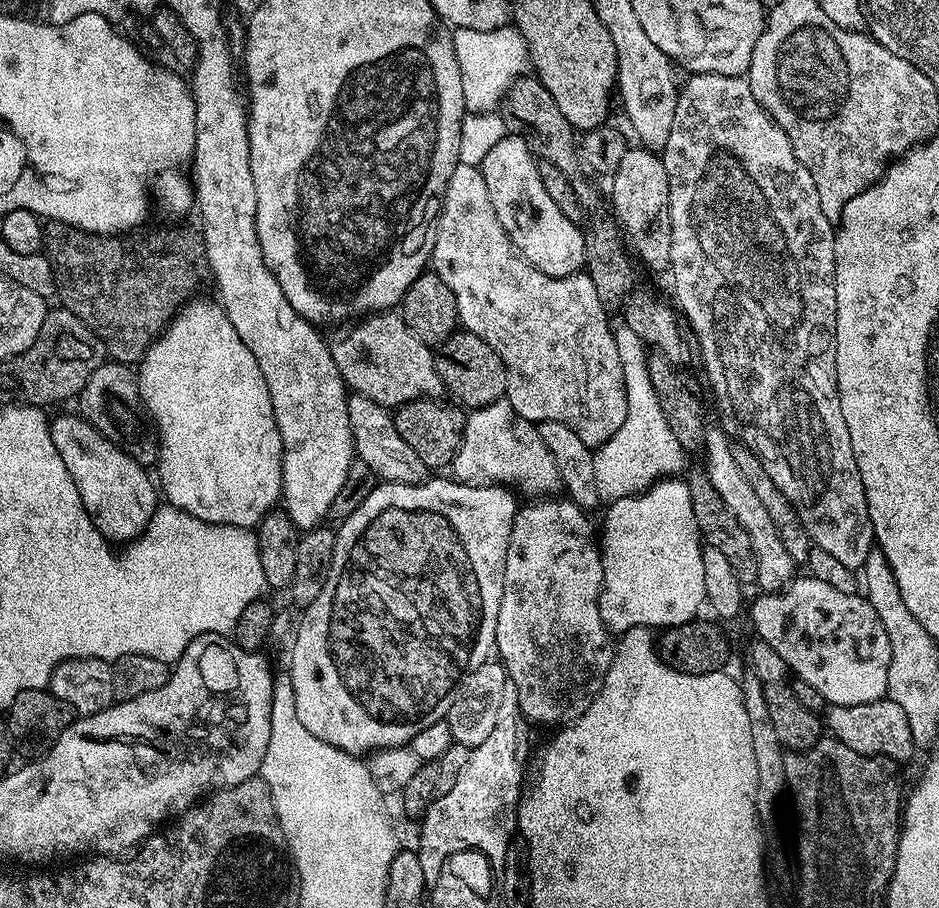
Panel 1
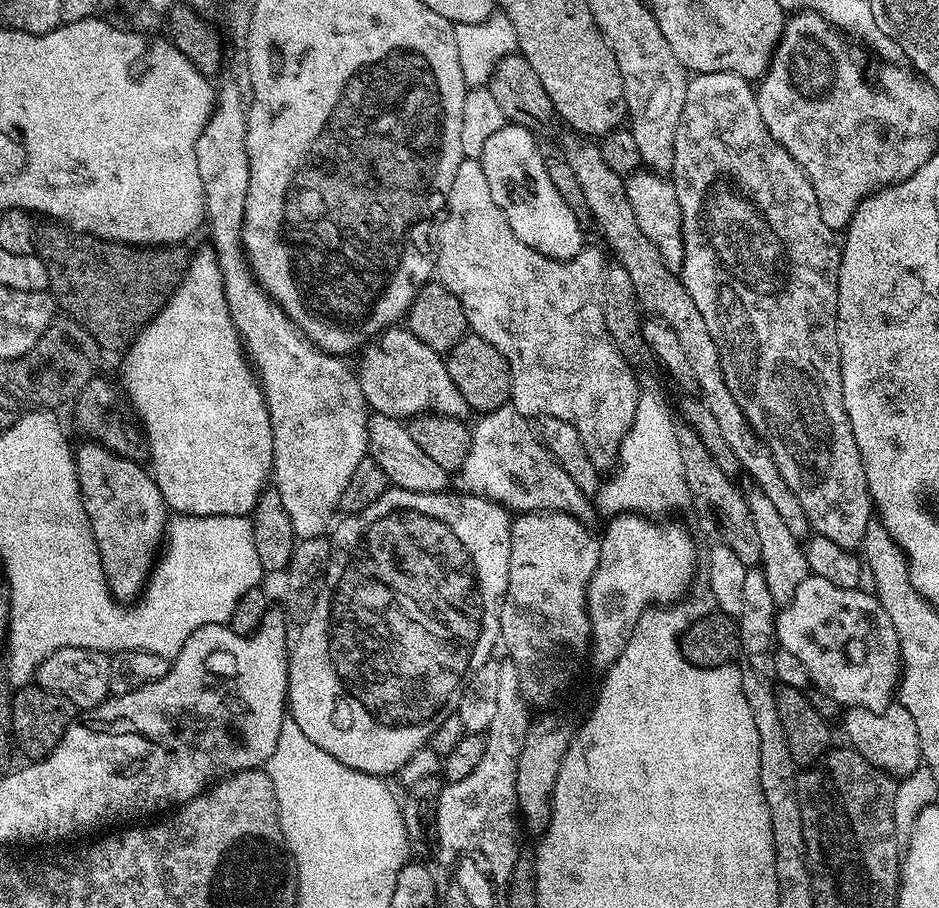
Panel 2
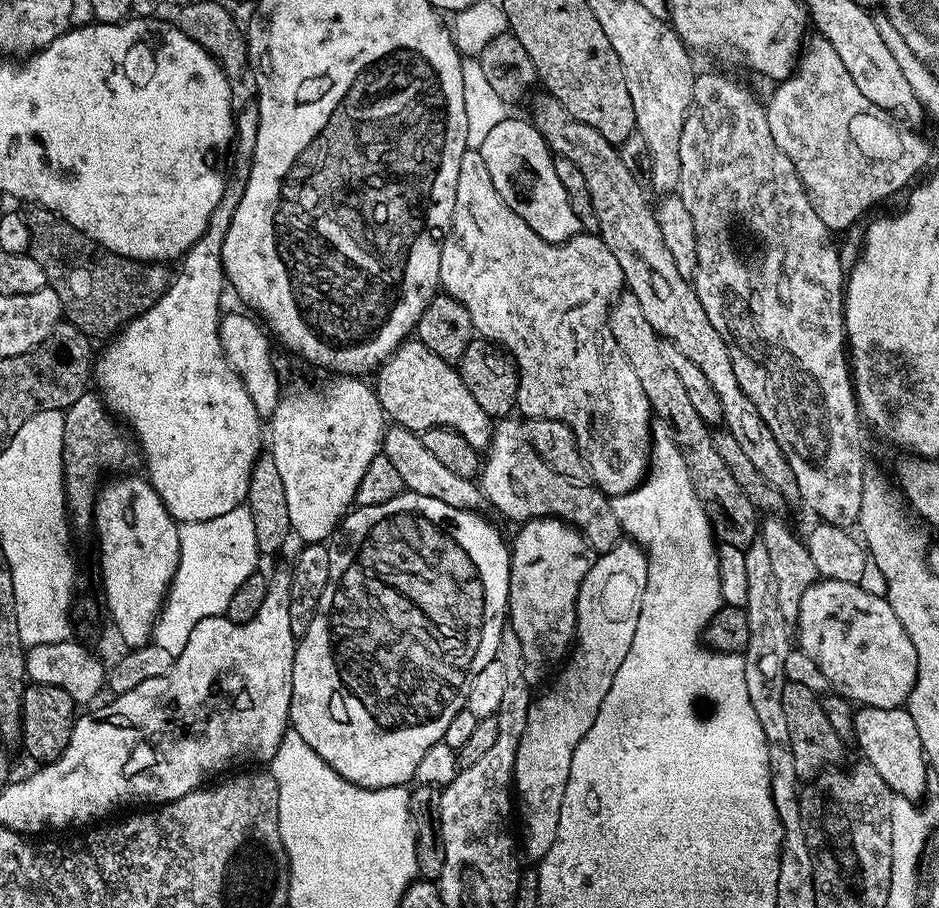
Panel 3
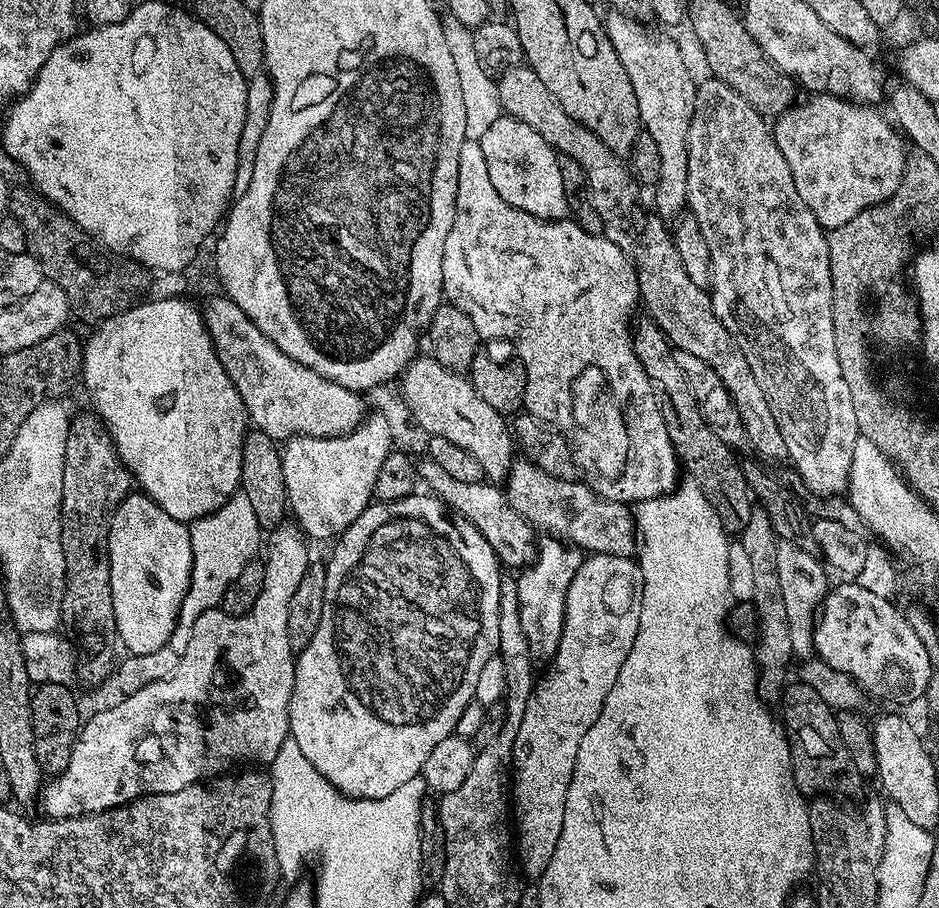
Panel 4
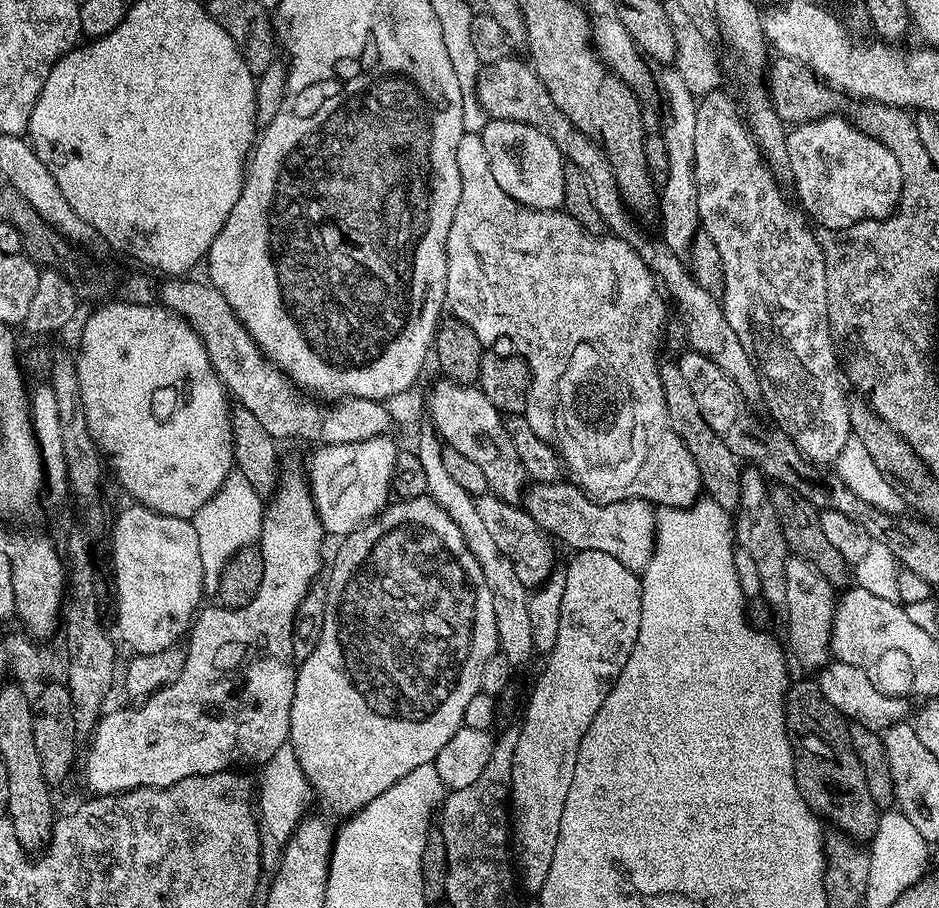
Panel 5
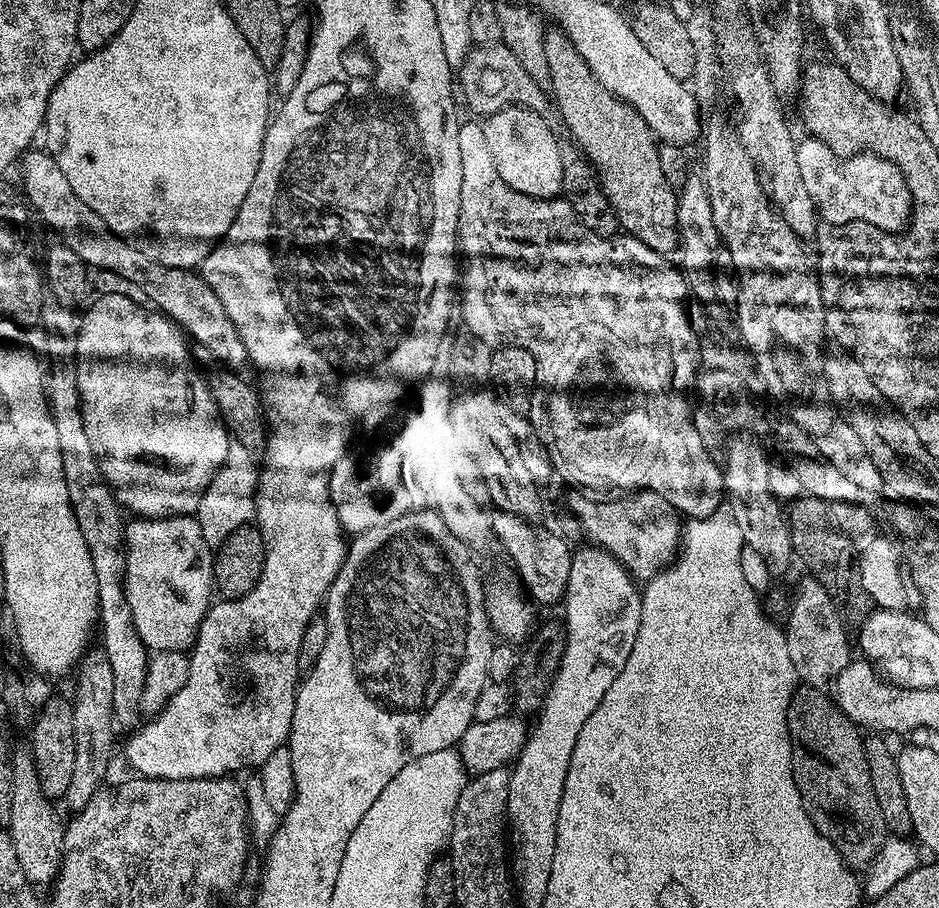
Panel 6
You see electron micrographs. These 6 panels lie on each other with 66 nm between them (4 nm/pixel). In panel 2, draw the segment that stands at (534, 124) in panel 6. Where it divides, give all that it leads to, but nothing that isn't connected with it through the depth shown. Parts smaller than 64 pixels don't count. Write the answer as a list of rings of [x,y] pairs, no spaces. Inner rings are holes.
[[[505,122],[502,130],[486,141],[478,159],[490,186],[490,198],[494,198],[516,237],[538,250],[538,254],[552,260],[569,260],[585,247],[586,232],[580,227],[578,218],[574,218],[574,210],[562,202],[562,194],[554,190],[554,182],[550,182],[550,176],[546,174],[545,153],[540,153],[532,136],[535,136],[533,129]]]

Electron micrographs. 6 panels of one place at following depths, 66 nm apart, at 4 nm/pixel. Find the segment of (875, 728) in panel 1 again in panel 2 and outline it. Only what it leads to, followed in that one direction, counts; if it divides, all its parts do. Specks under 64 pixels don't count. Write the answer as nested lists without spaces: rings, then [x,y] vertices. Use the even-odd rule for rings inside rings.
[[[899,702],[888,705],[886,710],[875,712],[865,708],[850,708],[843,713],[844,736],[847,743],[866,762],[878,766],[893,778],[908,778],[916,767],[921,767],[920,743],[918,730],[914,727],[914,718],[910,718],[910,710],[903,708]]]

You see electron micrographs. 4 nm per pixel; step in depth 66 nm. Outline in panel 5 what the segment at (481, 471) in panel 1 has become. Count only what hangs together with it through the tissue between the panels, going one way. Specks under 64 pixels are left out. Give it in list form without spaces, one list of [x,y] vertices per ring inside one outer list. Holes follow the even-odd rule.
[[[533,483],[524,493],[522,506],[542,526],[549,536],[569,544],[576,552],[602,550],[610,558],[618,558],[626,570],[643,574],[652,561],[652,549],[656,539],[656,517],[653,505],[647,500],[593,500],[575,483]],[[568,483],[568,484],[567,484]],[[560,539],[560,540],[559,540]]]

